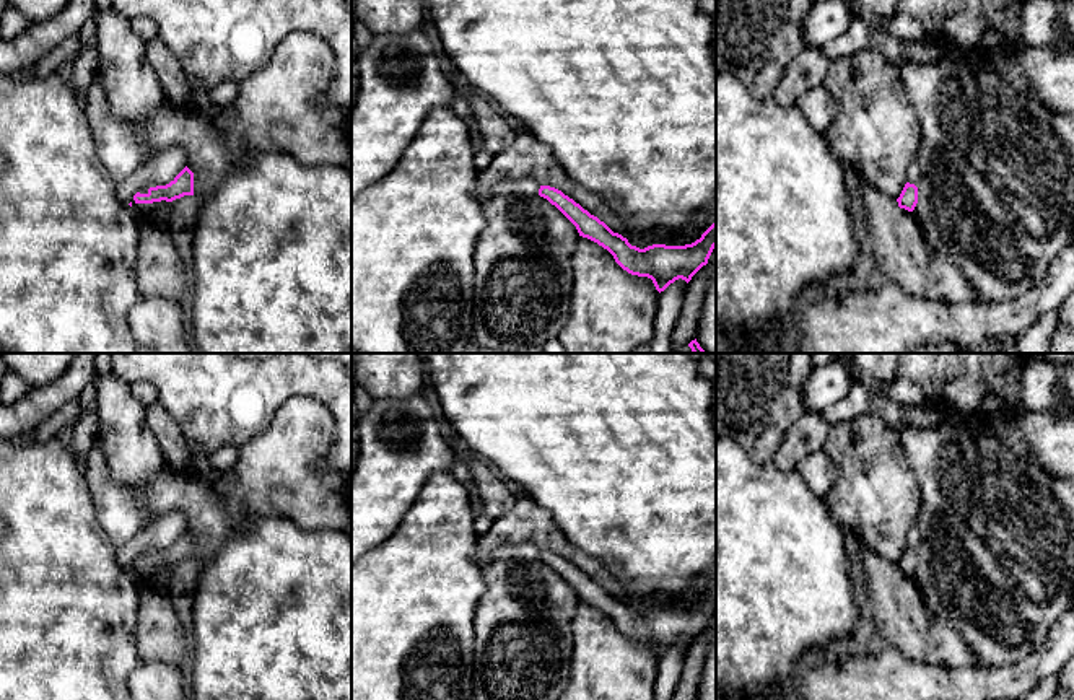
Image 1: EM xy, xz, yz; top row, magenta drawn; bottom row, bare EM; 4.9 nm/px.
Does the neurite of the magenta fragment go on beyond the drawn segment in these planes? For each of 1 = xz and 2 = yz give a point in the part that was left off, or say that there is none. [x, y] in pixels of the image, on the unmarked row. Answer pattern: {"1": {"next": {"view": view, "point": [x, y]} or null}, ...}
{"1": {"next": null}, "2": {"next": null}}

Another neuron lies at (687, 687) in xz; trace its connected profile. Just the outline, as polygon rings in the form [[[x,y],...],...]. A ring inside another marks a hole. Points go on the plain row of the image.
[[[706,628],[687,648],[682,676],[672,700],[696,700],[698,682],[711,638],[713,632]]]

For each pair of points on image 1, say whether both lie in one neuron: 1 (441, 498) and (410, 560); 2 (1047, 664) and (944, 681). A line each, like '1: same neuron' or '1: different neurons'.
1: same neuron
2: same neuron

